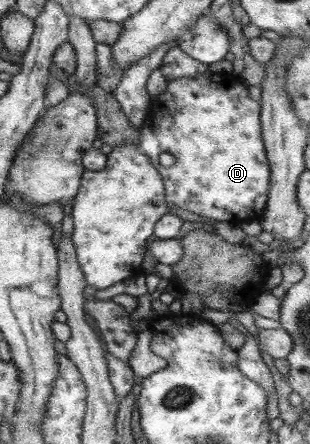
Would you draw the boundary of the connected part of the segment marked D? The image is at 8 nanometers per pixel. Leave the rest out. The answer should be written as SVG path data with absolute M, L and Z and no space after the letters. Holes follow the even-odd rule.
M208 69L203 73L197 74L194 77L181 77L166 81L164 92L158 96L152 96L149 102L149 112L143 120L138 132L138 148L148 157L150 164L159 172L161 176L162 185L164 185L164 200L166 201L166 210L175 206L182 208L182 210L189 210L194 214L204 216L223 223L240 224L243 221L261 221L262 212L264 212L266 196L268 196L269 189L269 166L266 158L266 153L263 146L260 128L260 105L256 100L252 100L248 96L247 86L237 77L231 74L224 75L220 73L213 73ZM166 152L174 156L174 163L171 166L164 167L158 163L158 155Z

